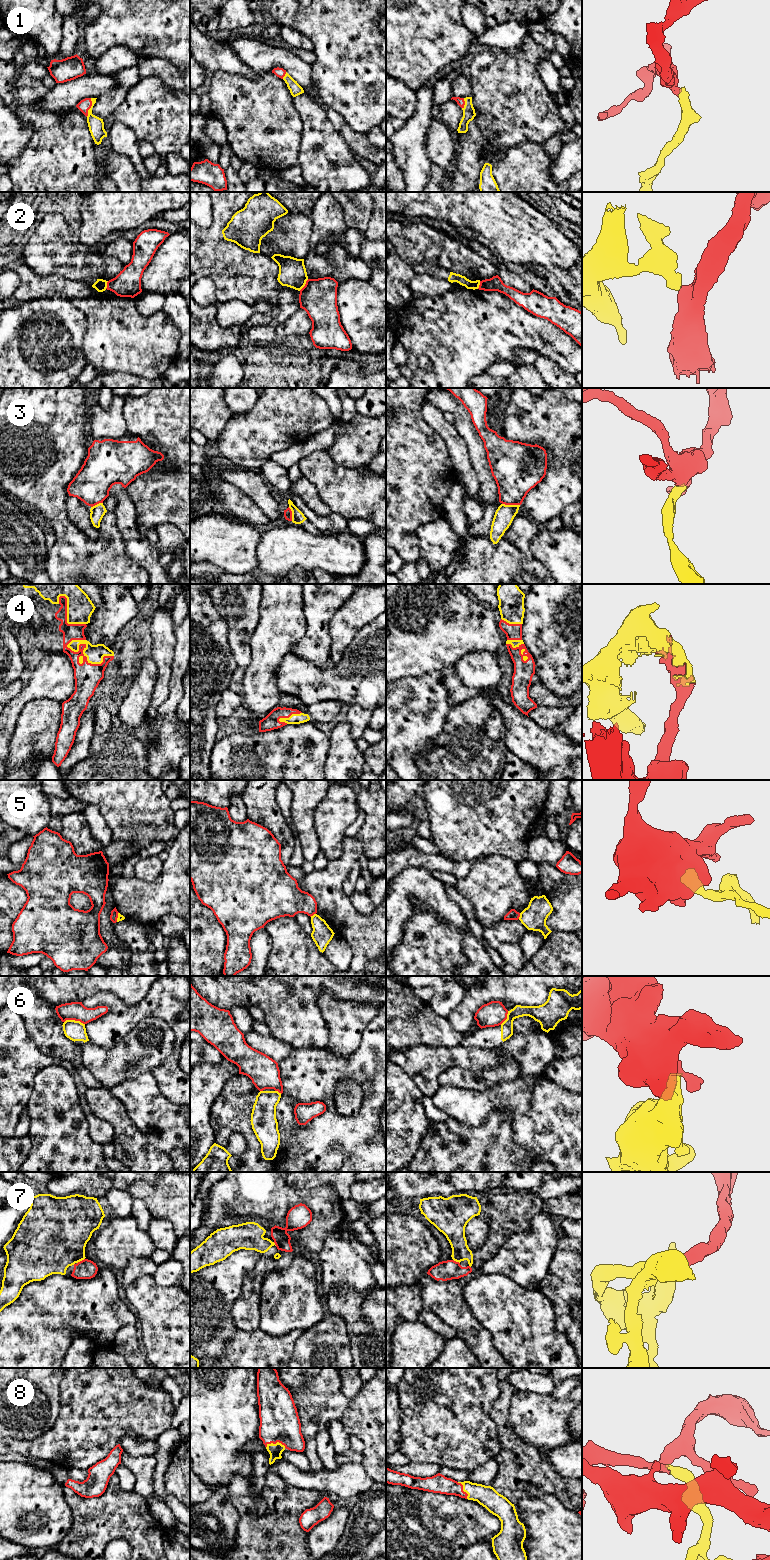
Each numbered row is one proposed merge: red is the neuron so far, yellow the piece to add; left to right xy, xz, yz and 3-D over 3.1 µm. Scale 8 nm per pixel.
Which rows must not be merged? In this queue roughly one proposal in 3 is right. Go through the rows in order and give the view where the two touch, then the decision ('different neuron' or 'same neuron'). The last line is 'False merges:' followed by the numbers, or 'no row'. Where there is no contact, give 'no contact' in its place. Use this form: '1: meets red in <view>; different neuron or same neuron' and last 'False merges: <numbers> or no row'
1: meets red in xy; same neuron
2: meets red in xz; different neuron
3: meets red in yz; different neuron
4: meets red in xy; same neuron
5: meets red in yz; different neuron
6: meets red in xy; different neuron
7: meets red in xy; same neuron
8: meets red in xz; same neuron
False merges: 2, 3, 5, 6

